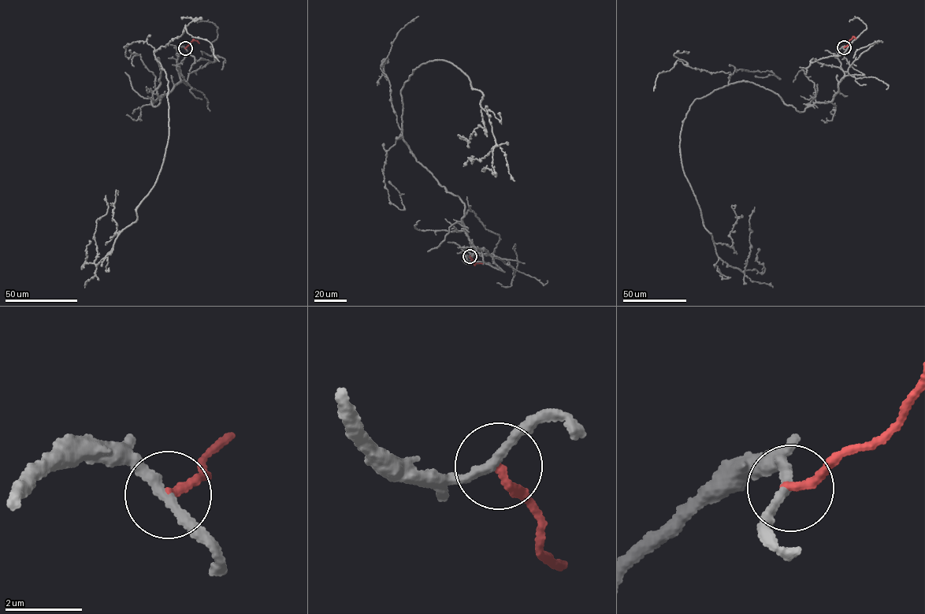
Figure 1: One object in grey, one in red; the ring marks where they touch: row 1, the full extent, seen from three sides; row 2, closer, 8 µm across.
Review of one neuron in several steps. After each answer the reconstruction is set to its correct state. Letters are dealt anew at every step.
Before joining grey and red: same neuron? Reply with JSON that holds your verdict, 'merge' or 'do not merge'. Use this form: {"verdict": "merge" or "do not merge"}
{"verdict": "do not merge"}

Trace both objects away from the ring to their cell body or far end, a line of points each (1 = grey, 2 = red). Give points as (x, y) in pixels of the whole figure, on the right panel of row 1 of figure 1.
1: (844, 47), (830, 102), (797, 111), (744, 81), (690, 106), (685, 176), (716, 254), (742, 271), (755, 207)
2: (844, 47), (852, 37), (856, 39)

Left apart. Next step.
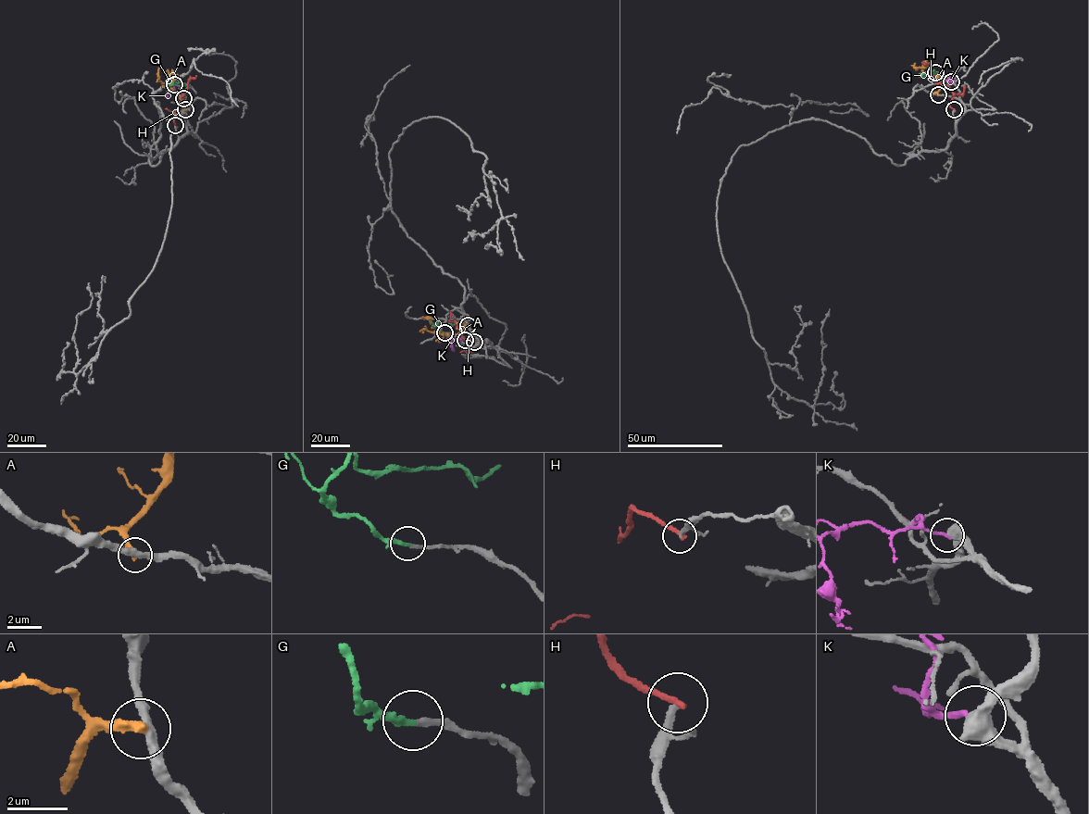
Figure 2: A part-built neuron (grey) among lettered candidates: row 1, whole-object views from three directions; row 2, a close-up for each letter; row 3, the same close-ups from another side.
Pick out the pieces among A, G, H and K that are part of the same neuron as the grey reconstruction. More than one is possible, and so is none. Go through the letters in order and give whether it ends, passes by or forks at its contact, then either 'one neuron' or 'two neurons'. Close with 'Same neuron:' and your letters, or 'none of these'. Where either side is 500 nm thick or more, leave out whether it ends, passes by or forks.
A: it ends there; two neurons
G: it ends there; one neuron
H: it ends there; two neurons
K: it ends there; two neurons
Same neuron: G

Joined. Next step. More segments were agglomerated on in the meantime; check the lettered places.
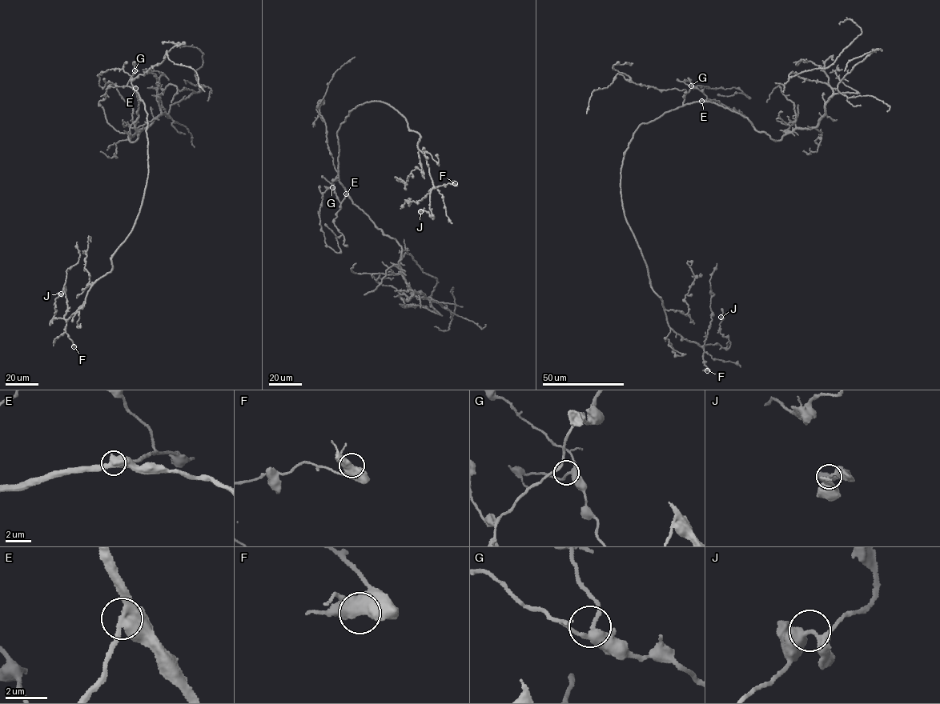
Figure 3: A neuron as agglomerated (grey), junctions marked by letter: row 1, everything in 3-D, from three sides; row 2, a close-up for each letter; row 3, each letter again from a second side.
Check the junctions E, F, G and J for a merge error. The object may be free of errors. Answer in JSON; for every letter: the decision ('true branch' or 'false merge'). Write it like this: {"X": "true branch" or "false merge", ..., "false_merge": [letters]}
{"E": "true branch", "F": "true branch", "G": "true branch", "J": "true branch", "false_merge": []}

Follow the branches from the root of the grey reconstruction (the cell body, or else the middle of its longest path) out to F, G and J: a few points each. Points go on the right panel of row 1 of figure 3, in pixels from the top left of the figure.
F: (675, 110), (641, 123), (634, 133), (621, 166), (621, 199), (668, 324), (704, 349), (707, 370)
G: (675, 110), (707, 99), (699, 90), (691, 86)
J: (675, 110), (634, 133), (620, 169), (624, 213), (670, 327), (700, 346), (728, 349), (721, 318)

